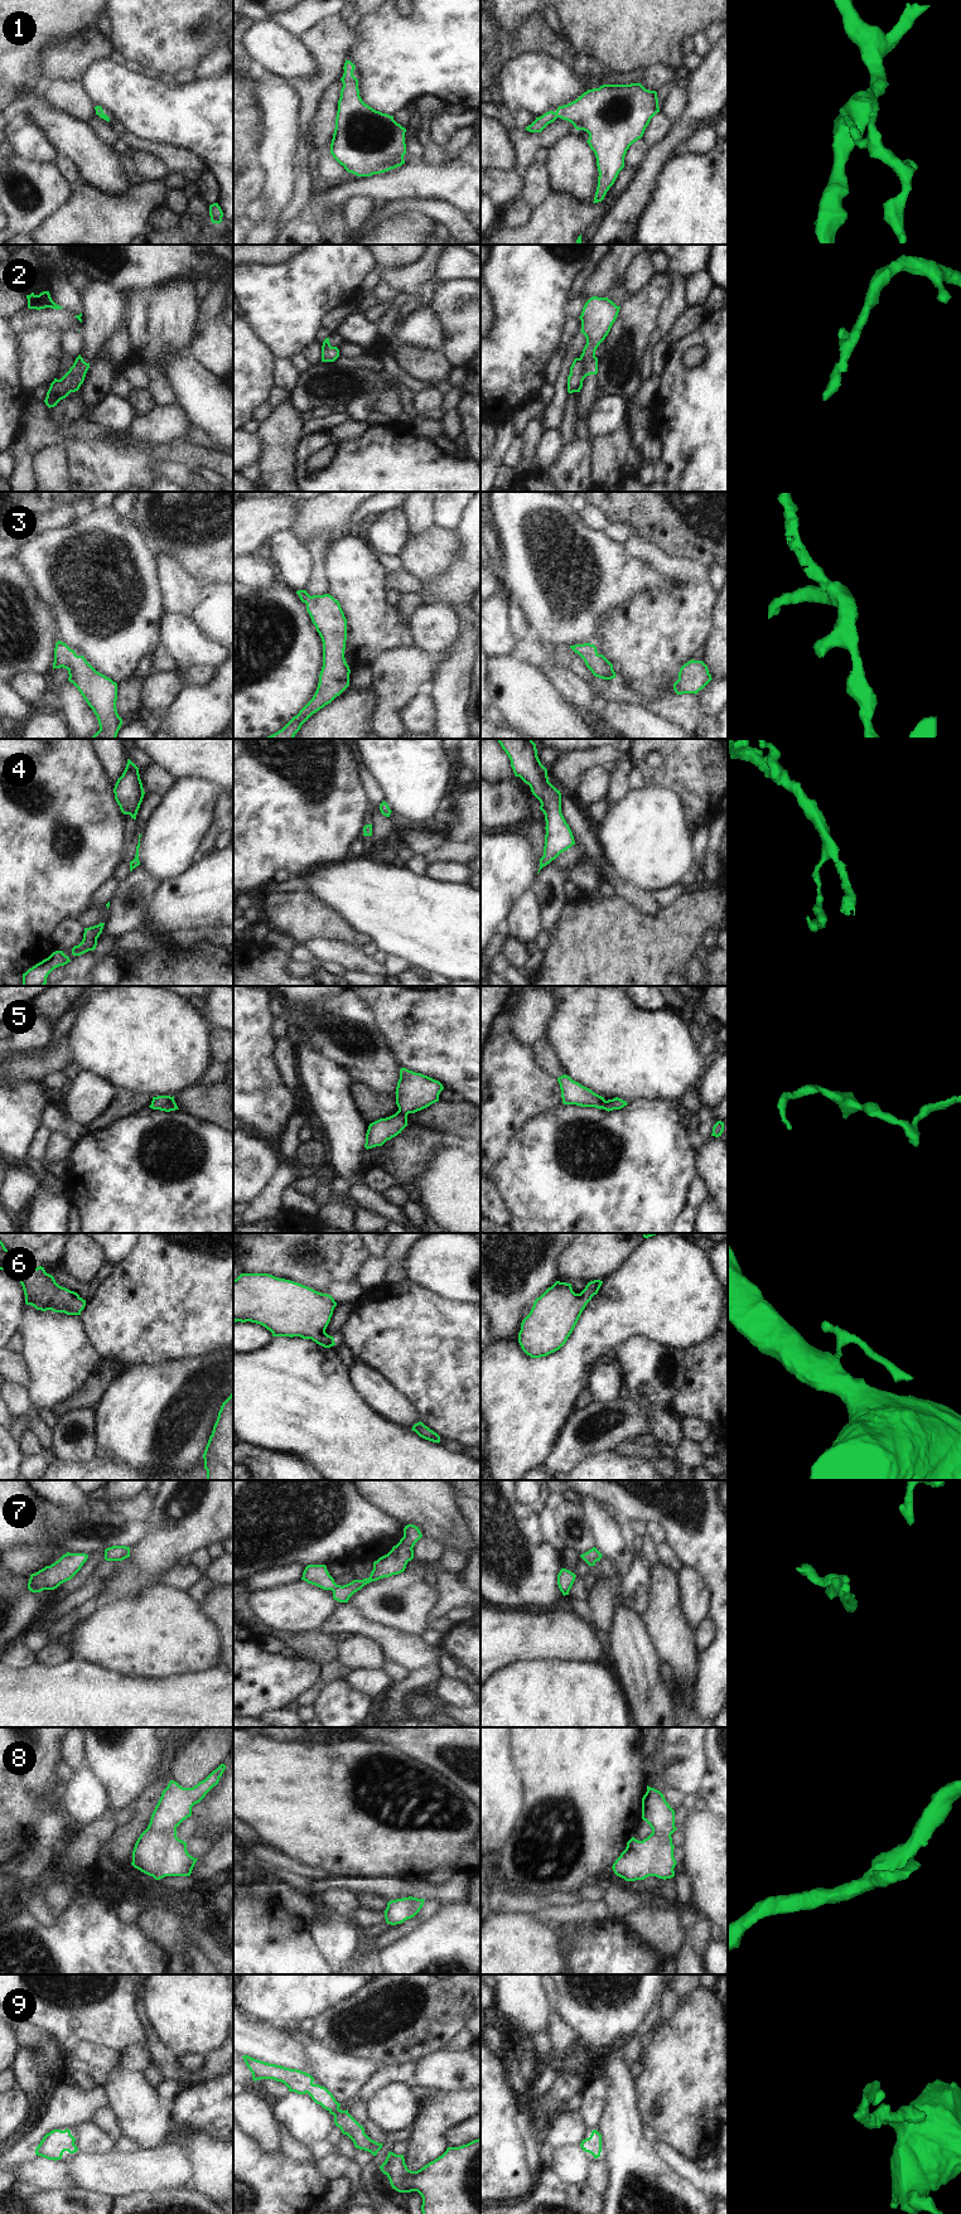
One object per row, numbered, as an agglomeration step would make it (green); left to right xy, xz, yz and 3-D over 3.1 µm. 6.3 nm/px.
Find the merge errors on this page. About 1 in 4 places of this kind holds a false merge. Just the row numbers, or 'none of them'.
2

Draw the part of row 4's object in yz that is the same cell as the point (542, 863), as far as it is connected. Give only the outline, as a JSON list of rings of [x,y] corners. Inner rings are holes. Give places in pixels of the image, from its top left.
[[[532,739],[497,740],[508,755],[515,775],[530,785],[545,814],[546,835],[540,872],[544,866],[575,845],[573,832],[561,813],[561,793],[549,782],[547,769],[539,759]]]

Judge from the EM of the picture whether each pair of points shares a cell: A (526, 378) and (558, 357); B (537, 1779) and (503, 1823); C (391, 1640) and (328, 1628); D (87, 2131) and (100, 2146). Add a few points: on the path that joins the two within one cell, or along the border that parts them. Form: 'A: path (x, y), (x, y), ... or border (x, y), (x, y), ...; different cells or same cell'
A: border (560, 337), (545, 372), (546, 381); different cells
B: border (517, 1768), (522, 1779), (524, 1808), (516, 1826); different cells
C: path (376, 1632), (361, 1625), (343, 1625); same cell
D: path (88, 2135), (96, 2142); same cell

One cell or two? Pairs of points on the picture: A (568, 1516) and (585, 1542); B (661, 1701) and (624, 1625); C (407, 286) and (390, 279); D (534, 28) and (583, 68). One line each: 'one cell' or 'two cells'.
A: one cell
B: one cell
C: one cell
D: one cell

